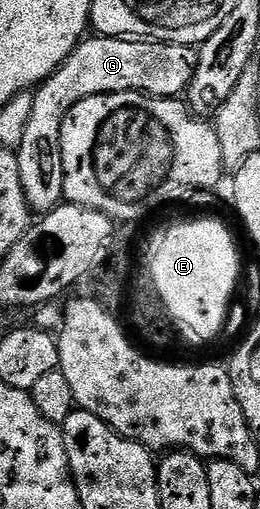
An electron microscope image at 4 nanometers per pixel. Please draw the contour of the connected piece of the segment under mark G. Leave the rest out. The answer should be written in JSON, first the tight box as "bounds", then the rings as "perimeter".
{"bounds":[17,34,199,214],"perimeter":[[[98,34],[92,37],[92,40],[90,38],[80,40],[73,54],[69,54],[64,64],[33,92],[33,111],[29,113],[29,122],[25,122],[25,138],[21,138],[21,146],[17,149],[17,155],[24,196],[29,202],[32,213],[35,214],[49,213],[64,203],[65,174],[61,162],[59,135],[61,126],[67,117],[67,111],[77,106],[77,102],[90,96],[104,96],[107,92],[146,92],[149,96],[179,98],[186,93],[195,73],[199,53],[190,44],[165,44],[152,42],[146,38],[120,38]]]}

